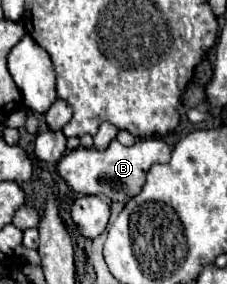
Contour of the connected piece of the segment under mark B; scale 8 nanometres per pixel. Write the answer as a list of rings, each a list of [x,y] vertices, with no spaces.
[[[114,139],[110,147],[104,151],[98,151],[94,147],[90,149],[78,147],[74,151],[64,153],[62,159],[58,161],[58,173],[76,193],[96,195],[110,201],[126,201],[142,191],[150,167],[154,163],[166,163],[168,159],[170,159],[170,147],[162,139],[144,139],[144,141],[140,139],[130,147]]]

